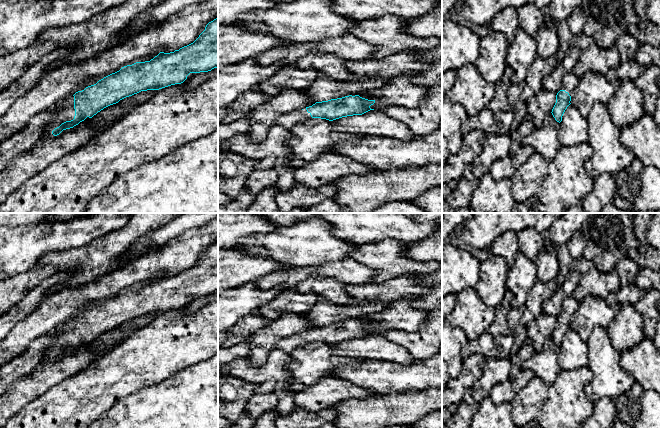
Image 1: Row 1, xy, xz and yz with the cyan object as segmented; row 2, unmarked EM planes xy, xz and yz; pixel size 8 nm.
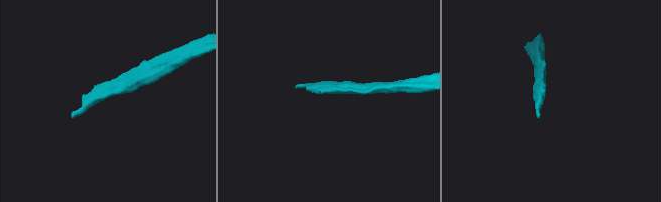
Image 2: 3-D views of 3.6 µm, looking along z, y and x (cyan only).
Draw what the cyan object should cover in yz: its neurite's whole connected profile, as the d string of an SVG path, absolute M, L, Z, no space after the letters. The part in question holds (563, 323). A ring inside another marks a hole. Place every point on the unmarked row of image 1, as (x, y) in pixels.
M574 295L567 297L563 302L563 311L556 319L556 327L552 333L552 339L557 346L562 345L562 340L571 328L571 319L579 307L579 302Z

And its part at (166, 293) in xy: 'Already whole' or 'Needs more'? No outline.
Needs more

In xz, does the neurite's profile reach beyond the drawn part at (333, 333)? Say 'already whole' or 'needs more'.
needs more

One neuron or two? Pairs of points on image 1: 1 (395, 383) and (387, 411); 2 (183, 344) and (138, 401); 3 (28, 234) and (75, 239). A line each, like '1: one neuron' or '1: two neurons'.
1: two neurons
2: two neurons
3: one neuron

